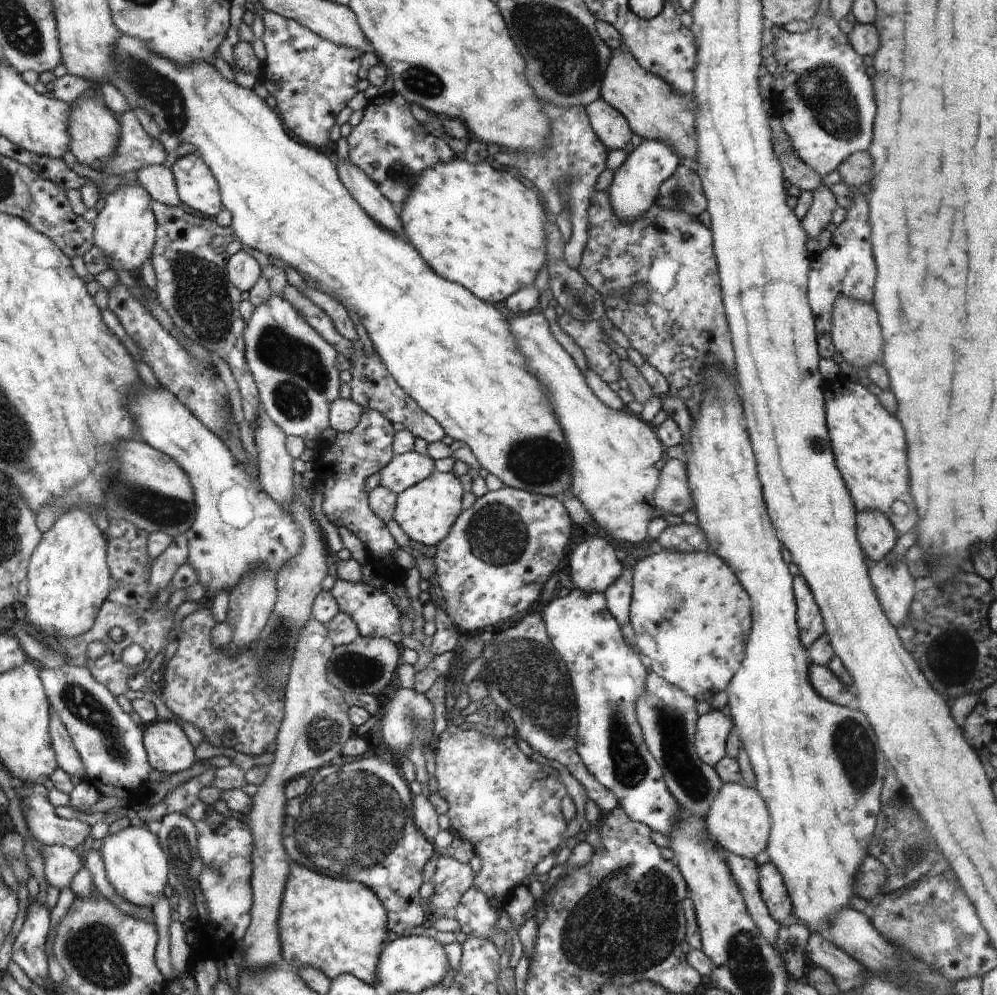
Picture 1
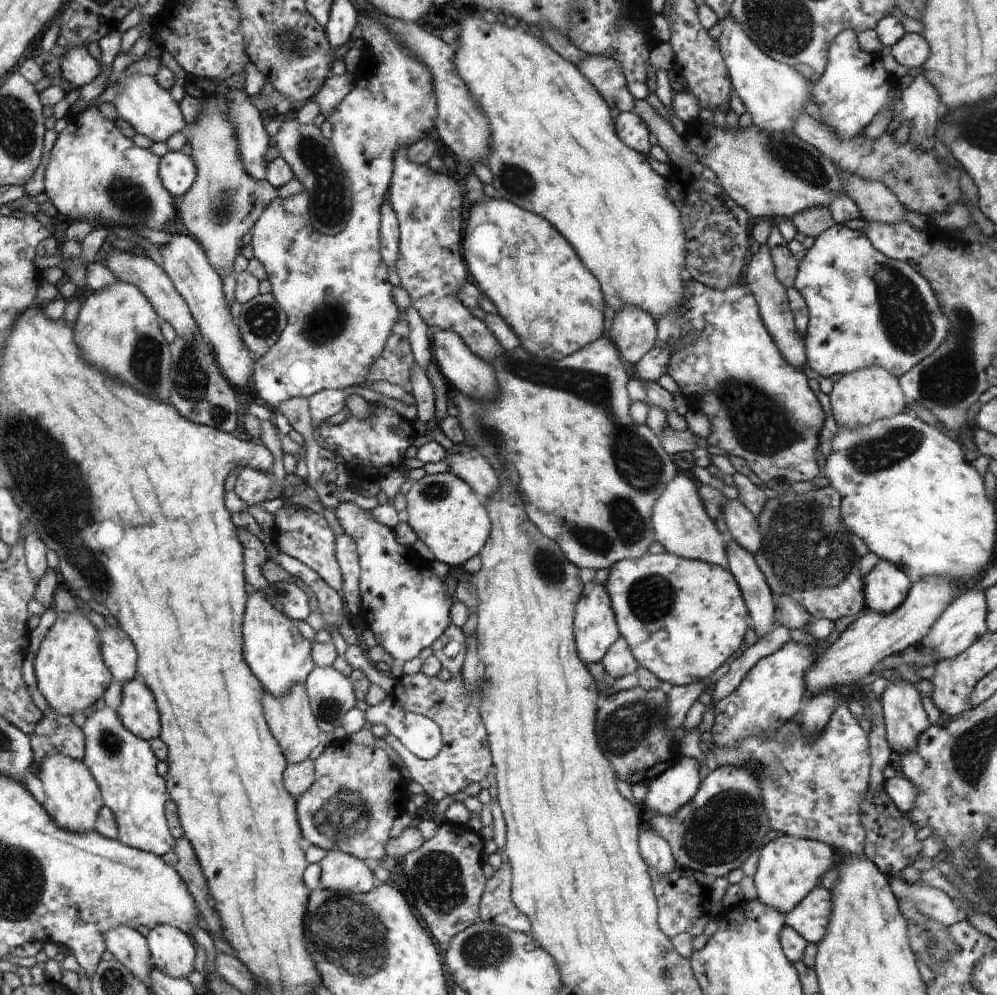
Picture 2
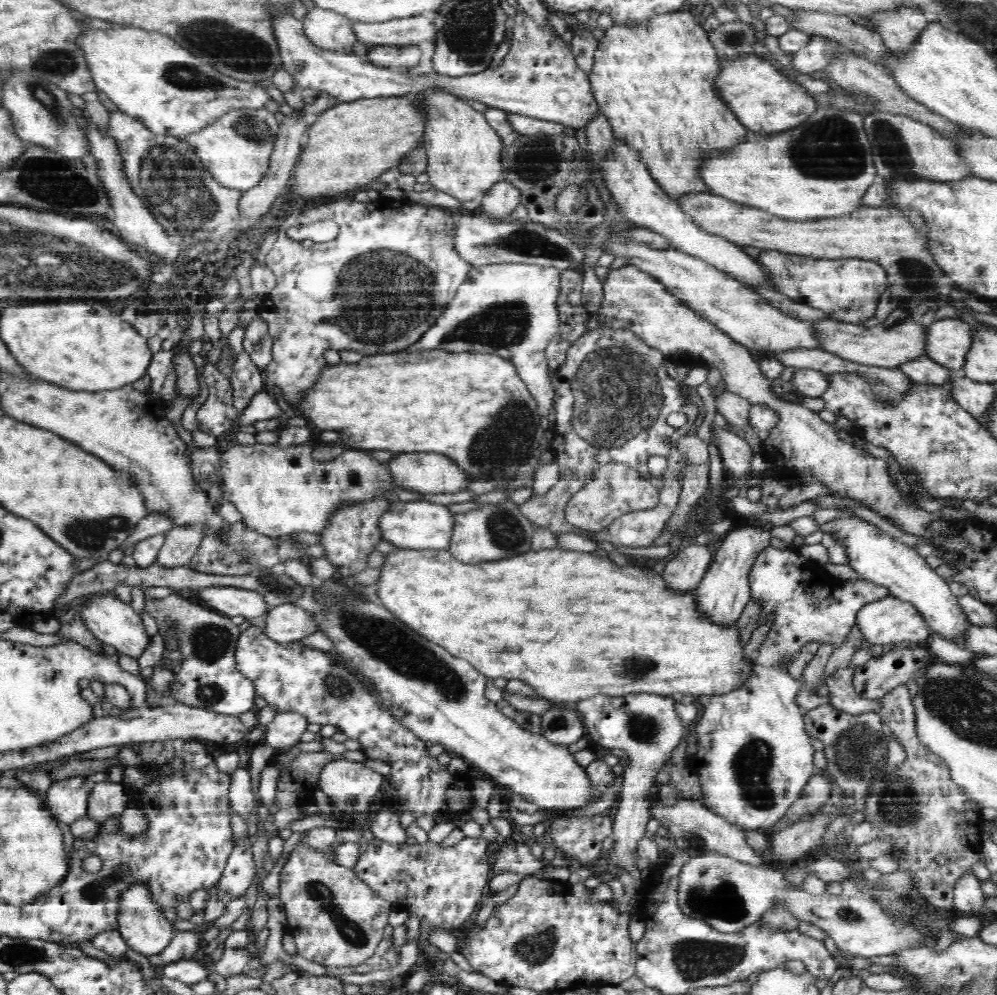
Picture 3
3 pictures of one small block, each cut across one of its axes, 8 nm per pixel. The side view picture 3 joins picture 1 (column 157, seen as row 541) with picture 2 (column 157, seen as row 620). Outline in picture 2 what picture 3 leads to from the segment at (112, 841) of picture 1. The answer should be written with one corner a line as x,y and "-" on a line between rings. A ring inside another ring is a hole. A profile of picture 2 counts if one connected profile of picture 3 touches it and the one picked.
172,925
150,930
148,940
155,966
171,977
188,978
196,970
198,950
190,934

